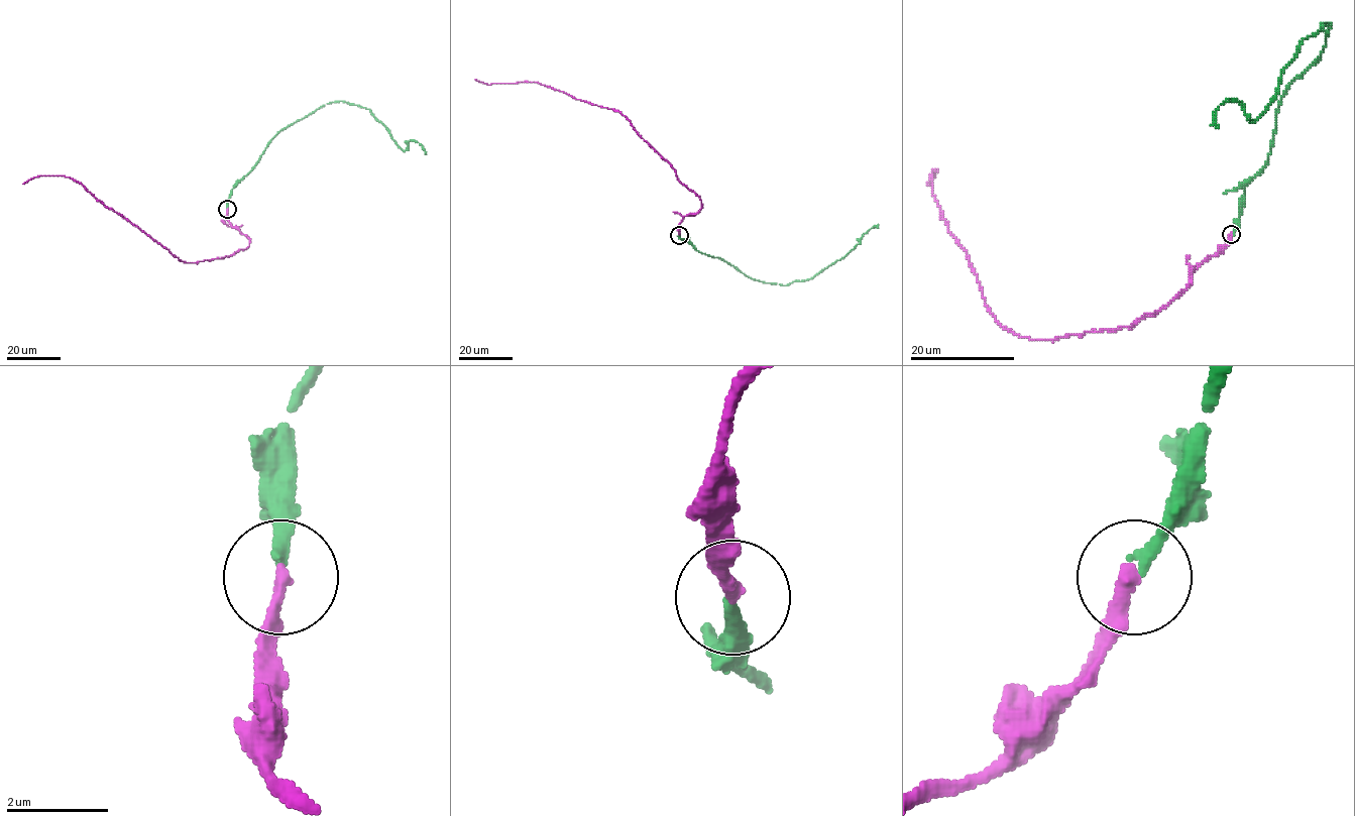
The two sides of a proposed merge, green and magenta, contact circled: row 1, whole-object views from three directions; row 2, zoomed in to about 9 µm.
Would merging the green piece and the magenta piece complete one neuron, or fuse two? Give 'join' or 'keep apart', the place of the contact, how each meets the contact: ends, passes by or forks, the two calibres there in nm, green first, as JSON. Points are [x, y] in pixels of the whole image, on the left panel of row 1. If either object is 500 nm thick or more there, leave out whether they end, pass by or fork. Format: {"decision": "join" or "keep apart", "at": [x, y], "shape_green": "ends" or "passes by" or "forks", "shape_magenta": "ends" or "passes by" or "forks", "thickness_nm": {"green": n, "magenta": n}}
{"decision": "join", "at": [227, 209], "shape_green": "ends", "shape_magenta": "ends", "thickness_nm": {"green": 220, "magenta": 280}}

